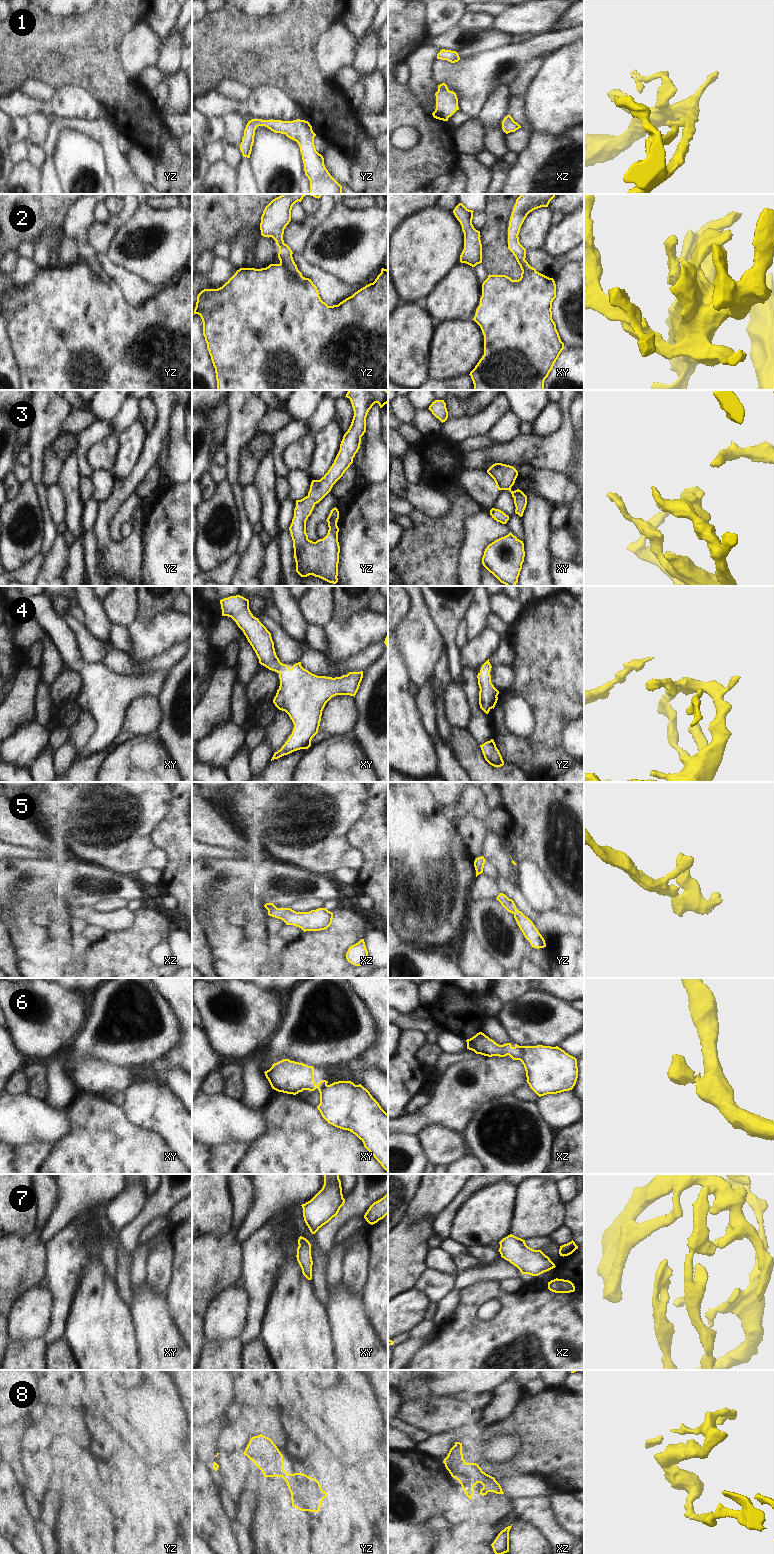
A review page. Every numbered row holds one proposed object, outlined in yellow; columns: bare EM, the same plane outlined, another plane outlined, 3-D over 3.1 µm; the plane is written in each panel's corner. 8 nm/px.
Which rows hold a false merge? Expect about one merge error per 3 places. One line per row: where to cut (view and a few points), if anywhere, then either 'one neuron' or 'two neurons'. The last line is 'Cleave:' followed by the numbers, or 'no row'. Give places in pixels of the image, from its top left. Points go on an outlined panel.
1: no cut | one neuron
2: no cut | one neuron
3: no cut | one neuron
4: no cut | one neuron
5: no cut | one neuron
6: xz (521, 1046), (521, 1057), (519, 1059) | two neurons
7: no cut | one neuron
8: no cut | one neuron
Cleave: 6

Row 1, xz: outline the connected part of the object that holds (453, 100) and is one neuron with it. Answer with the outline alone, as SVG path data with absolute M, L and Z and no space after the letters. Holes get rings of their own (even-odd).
M445 83L438 85L436 96L436 109L432 113L433 117L439 120L448 121L457 110L458 98L455 92L450 91Z

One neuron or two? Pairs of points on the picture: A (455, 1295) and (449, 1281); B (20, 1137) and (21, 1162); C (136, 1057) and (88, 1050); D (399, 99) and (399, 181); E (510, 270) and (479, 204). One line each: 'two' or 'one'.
A: two
B: two
C: one
D: one
E: two

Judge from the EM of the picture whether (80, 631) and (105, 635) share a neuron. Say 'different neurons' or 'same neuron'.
different neurons

